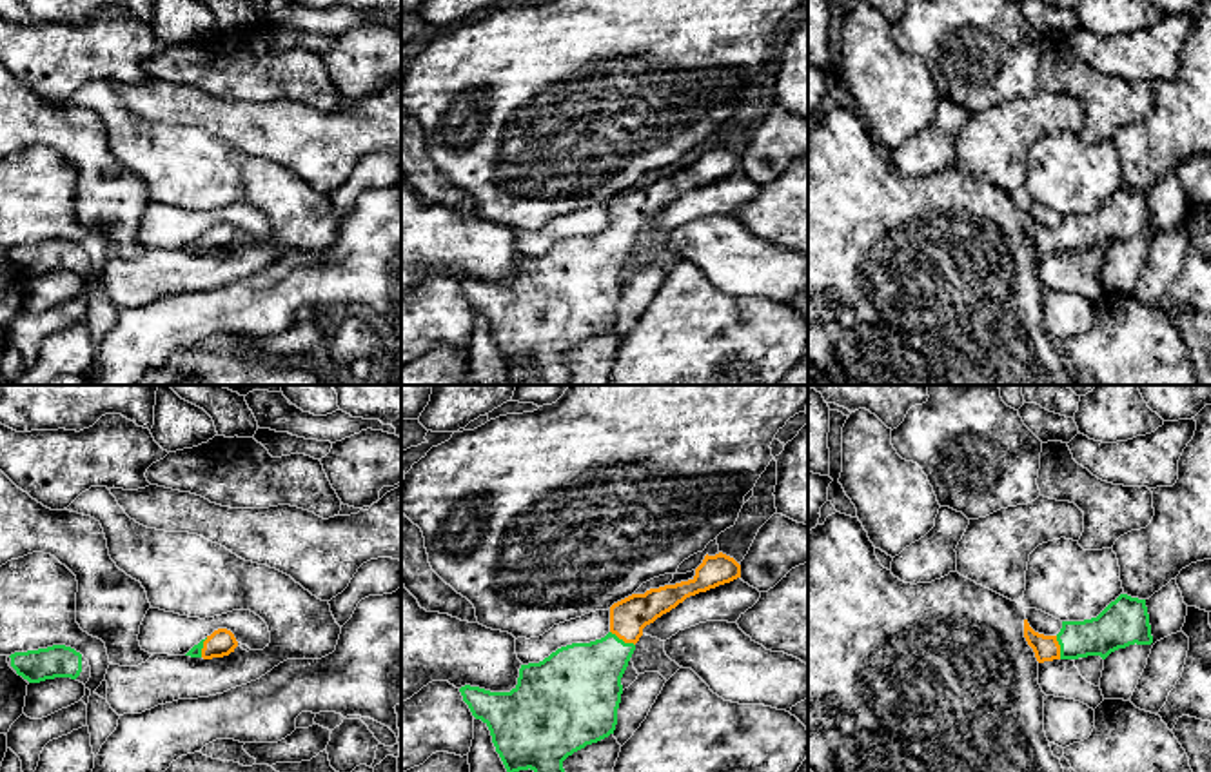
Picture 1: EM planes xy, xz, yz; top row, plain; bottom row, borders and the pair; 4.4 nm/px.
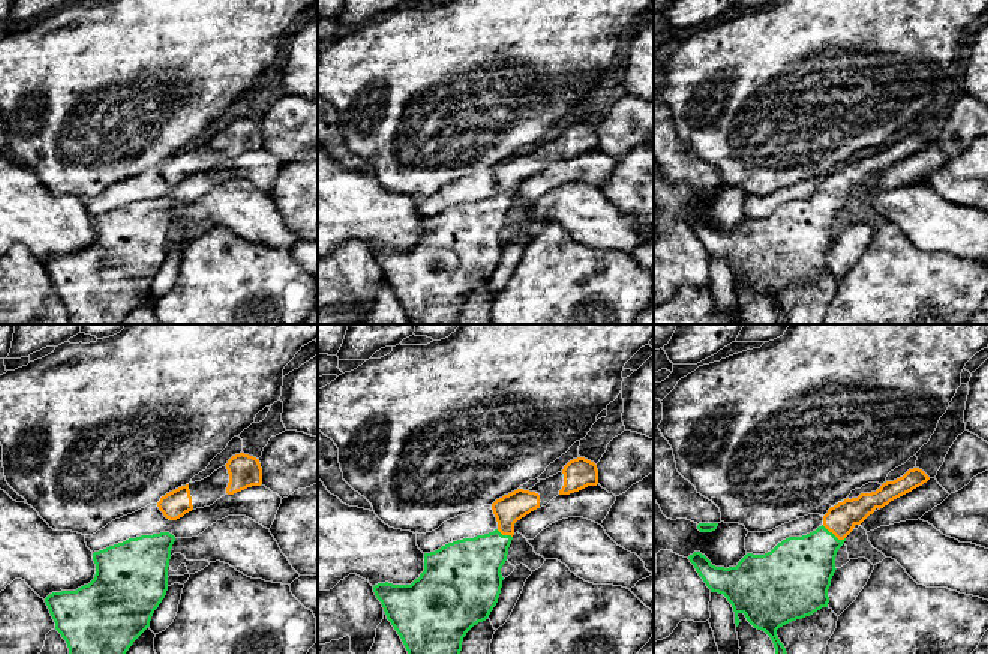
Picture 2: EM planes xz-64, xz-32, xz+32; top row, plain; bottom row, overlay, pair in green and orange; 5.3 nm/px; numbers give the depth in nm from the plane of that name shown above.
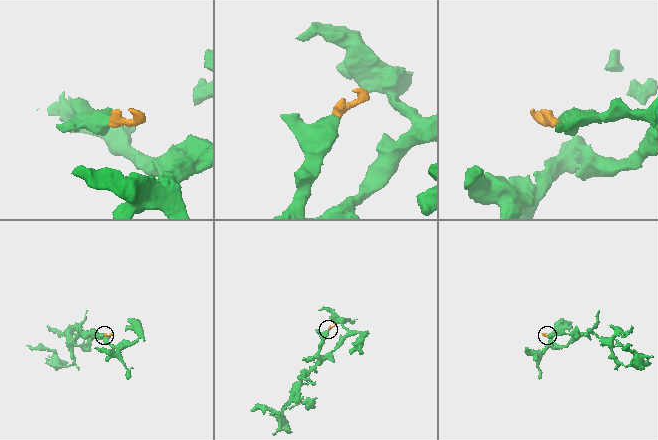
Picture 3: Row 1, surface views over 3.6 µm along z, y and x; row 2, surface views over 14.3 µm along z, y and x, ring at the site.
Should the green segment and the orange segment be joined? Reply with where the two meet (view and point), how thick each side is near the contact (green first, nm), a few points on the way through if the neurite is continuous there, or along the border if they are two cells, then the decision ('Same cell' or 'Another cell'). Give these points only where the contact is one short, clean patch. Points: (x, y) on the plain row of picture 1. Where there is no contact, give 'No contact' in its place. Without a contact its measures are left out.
Touches green at xz (621, 233). Thickness 340 nm (green) against 160 nm. Path across: xz (583, 273), (621, 233), (629, 209). Same cell

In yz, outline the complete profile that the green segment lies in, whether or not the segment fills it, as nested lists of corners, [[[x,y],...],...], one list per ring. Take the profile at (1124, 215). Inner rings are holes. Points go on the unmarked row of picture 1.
[[[1120,187],[1097,211],[1062,214],[1057,229],[1035,225],[1024,213],[1024,231],[1039,256],[1088,249],[1106,252],[1118,242],[1153,236],[1146,193],[1127,187]]]

